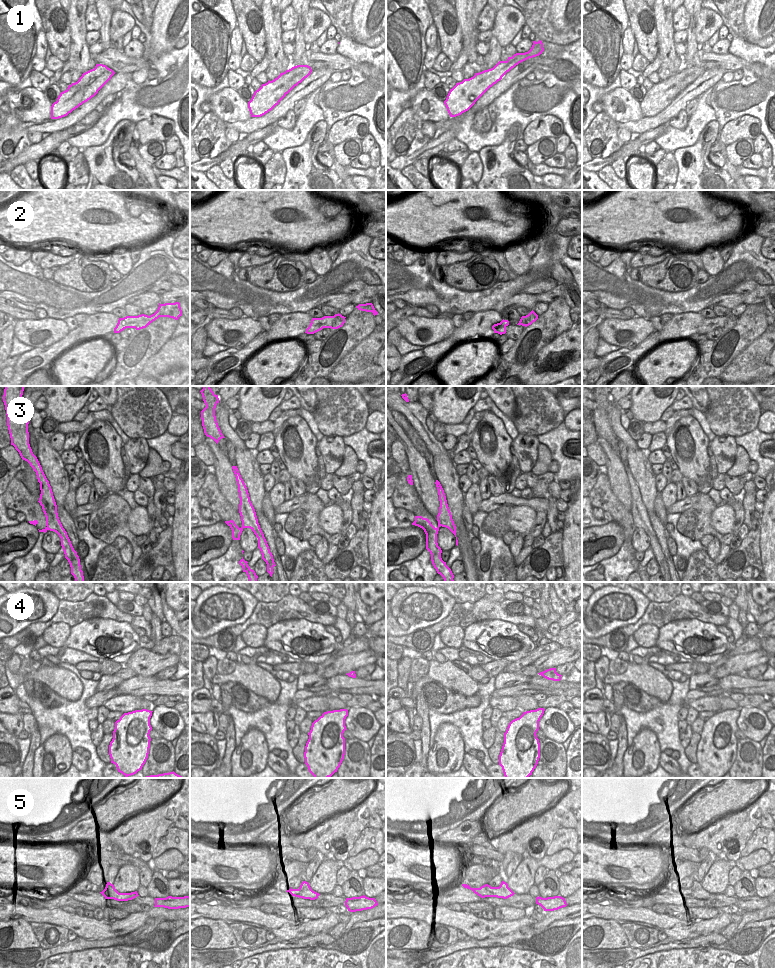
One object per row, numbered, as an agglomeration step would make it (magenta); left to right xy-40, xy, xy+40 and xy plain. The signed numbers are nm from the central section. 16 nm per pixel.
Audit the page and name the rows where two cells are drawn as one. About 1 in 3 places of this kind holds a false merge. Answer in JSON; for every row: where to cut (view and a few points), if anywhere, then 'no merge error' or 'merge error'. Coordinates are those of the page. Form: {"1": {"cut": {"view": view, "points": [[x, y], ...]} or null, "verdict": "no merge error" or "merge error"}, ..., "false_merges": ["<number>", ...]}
{"1": {"cut": {"view": "xy-40", "points": [[109, 68], [94, 76]]}, "verdict": "merge error"}, "2": {"cut": null, "verdict": "no merge error"}, "3": {"cut": {"view": "xy", "points": [[242, 523], [244, 527]]}, "verdict": "merge error"}, "4": {"cut": null, "verdict": "no merge error"}, "5": {"cut": {"view": "xy+40", "points": [[500, 886], [491, 896]]}, "verdict": "merge error"}, "false_merges": ["1", "3", "5"]}

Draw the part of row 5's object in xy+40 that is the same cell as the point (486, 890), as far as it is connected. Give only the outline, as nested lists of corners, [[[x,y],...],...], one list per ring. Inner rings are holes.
[[[462,884],[462,886],[464,888],[472,890],[475,894],[477,894],[481,898],[492,897],[493,894],[496,894],[497,892],[499,892],[498,888],[491,887],[488,884],[485,884],[485,885],[481,886],[480,888],[471,888],[467,884]]]

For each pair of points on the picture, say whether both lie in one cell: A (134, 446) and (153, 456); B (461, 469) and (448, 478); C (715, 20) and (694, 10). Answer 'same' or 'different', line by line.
A: different
B: different
C: different

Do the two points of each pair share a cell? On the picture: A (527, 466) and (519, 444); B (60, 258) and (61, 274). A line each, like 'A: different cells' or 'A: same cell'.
A: same cell
B: different cells

